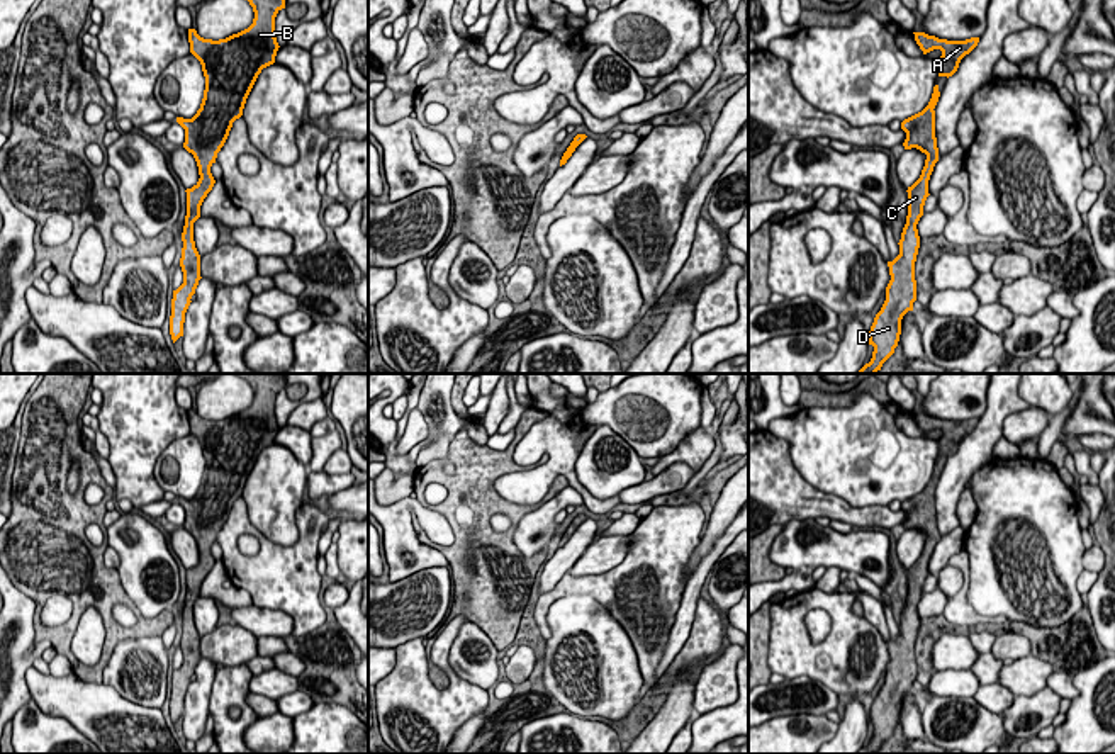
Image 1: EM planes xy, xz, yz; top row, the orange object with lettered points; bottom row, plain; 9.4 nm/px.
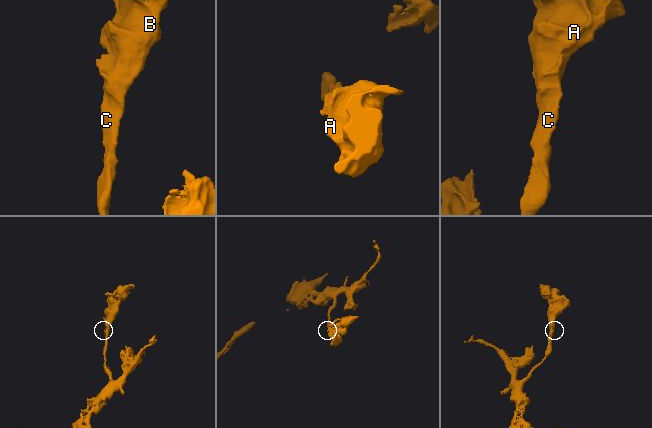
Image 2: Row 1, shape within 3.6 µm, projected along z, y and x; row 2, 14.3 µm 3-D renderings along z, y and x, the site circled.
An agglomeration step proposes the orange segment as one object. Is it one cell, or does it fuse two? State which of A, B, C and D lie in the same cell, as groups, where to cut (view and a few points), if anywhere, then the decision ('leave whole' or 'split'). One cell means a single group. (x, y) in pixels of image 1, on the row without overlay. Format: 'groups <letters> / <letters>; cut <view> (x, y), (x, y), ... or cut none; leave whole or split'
groups A B C D; cut none; leave whole

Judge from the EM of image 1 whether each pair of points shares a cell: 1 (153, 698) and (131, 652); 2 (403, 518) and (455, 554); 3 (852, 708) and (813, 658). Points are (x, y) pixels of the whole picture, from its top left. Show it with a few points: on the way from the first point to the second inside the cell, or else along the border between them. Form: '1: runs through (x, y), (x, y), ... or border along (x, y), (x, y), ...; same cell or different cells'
1: runs through (156, 683), (156, 664), (146, 654); same cell
2: border along (431, 547), (445, 557), (448, 566); different cells
3: border along (861, 697), (851, 698); different cells

